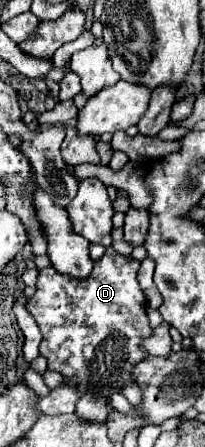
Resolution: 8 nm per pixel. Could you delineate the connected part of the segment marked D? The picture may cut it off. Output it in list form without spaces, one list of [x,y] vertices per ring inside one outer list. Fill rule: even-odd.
[[[107,247],[103,257],[93,263],[93,271],[87,279],[63,275],[53,267],[39,269],[37,293],[27,301],[27,311],[33,315],[41,329],[43,341],[39,345],[39,351],[41,355],[45,355],[49,369],[59,371],[63,377],[77,377],[81,381],[81,399],[77,401],[77,415],[81,415],[81,419],[105,423],[111,393],[121,391],[125,385],[133,383],[133,379],[129,379],[129,369],[133,369],[133,365],[147,357],[147,353],[139,349],[139,343],[151,335],[151,327],[147,319],[147,309],[143,305],[145,295],[139,287],[137,271],[139,261],[133,255],[117,253],[113,247]]]

